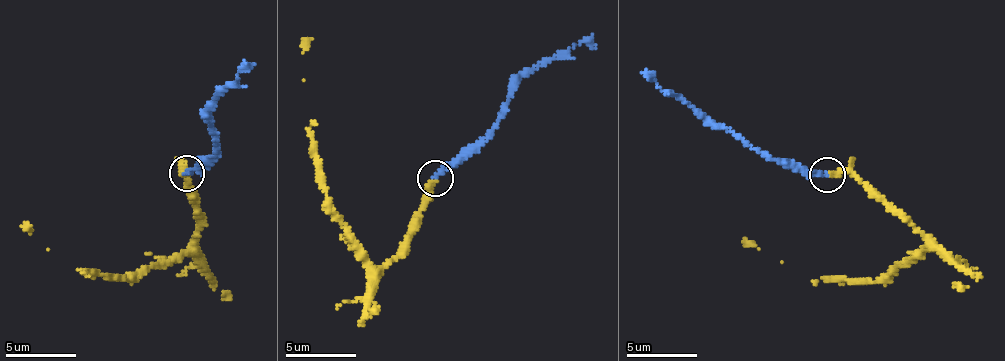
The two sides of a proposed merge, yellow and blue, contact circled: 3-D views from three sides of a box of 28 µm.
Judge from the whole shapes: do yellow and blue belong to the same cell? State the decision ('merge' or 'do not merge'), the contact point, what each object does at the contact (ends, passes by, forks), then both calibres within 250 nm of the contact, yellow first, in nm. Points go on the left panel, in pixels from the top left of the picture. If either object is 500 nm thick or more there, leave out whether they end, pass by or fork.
merge | (186, 173) | yellow ends | blue ends | 320/320 nm

